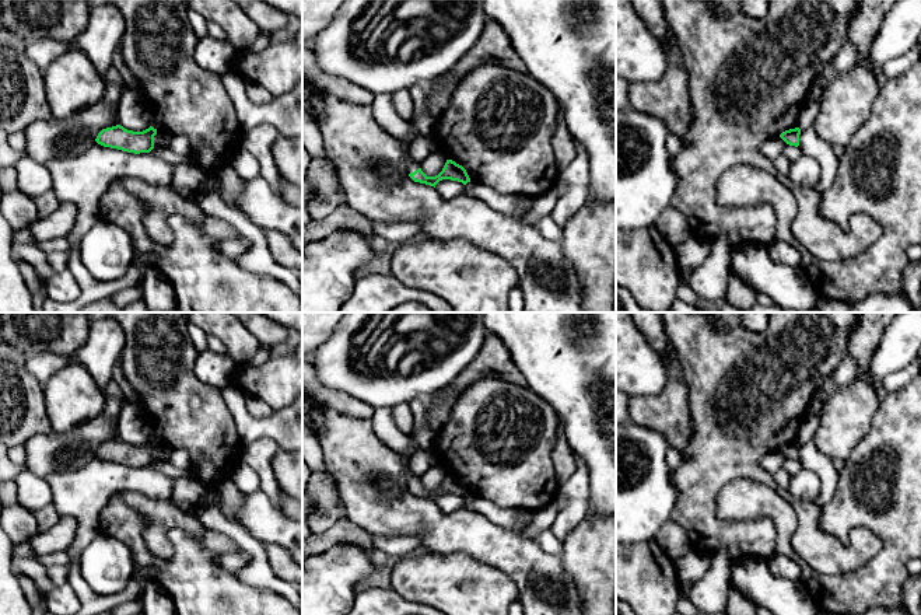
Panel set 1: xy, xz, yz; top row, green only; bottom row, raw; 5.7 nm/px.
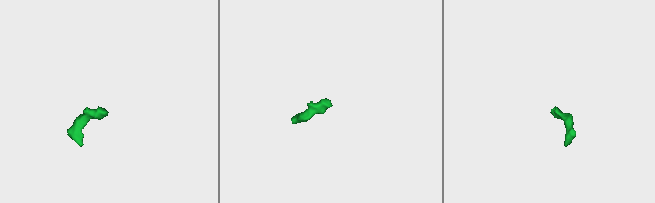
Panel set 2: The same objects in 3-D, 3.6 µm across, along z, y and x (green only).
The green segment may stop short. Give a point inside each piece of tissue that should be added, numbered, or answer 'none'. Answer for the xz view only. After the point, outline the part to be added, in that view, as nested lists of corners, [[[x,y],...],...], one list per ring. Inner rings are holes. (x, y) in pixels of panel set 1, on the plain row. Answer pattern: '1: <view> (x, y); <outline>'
1: xz (410, 479); [[[407,468],[406,472],[405,472],[405,483],[406,483],[406,486],[407,486],[407,488],[414,486],[414,485],[419,483],[419,482],[420,482],[420,479],[416,478],[416,476],[410,472],[410,469]]]

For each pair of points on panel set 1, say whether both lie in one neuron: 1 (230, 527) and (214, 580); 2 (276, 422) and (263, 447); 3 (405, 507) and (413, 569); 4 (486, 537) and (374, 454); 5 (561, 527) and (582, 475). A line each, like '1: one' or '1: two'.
1: two
2: two
3: two
4: one
5: one

